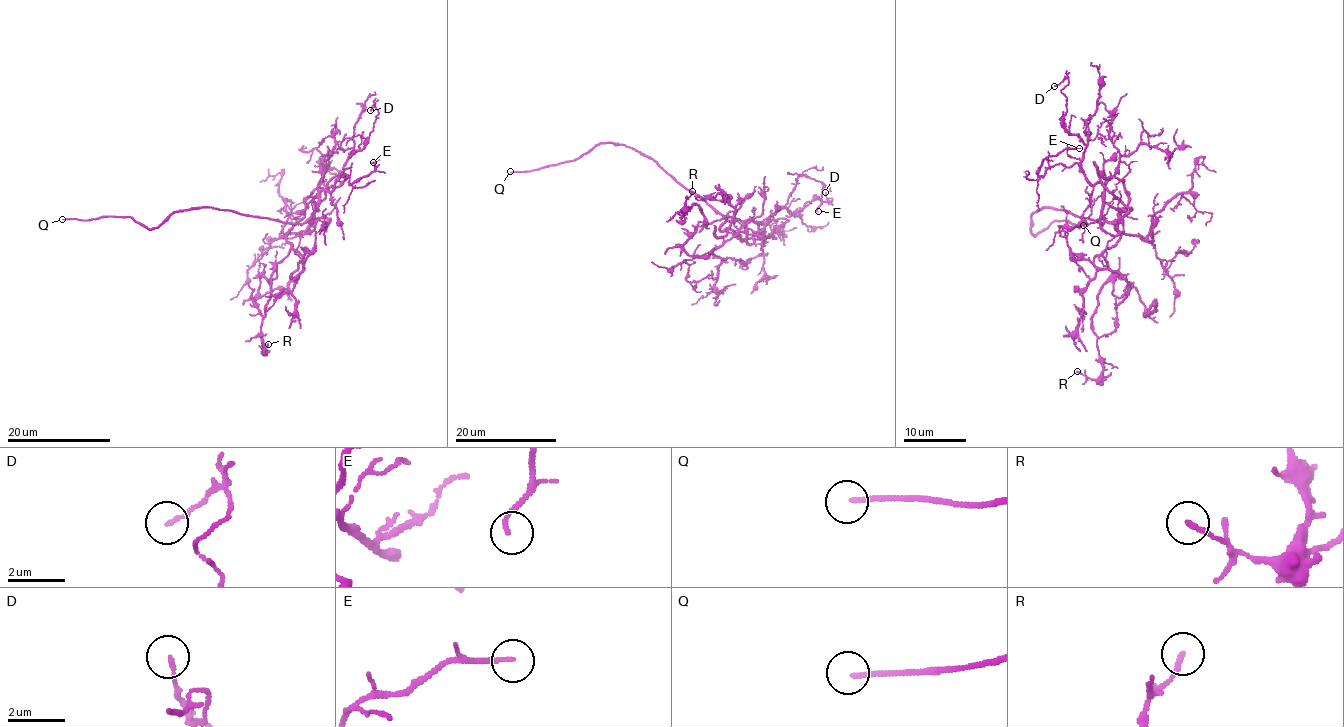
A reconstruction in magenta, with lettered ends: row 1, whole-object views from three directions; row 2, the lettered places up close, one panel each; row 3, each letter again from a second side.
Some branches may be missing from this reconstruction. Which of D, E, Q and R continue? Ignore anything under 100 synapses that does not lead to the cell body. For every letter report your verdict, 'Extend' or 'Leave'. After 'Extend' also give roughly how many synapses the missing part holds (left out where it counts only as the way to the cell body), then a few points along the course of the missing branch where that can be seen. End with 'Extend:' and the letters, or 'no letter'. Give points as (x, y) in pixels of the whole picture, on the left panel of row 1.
D: Leave
E: Leave
Q: Extend. Course of what is missing: (62, 219), (41, 216), (29, 199)
R: Leave
Extend: Q

